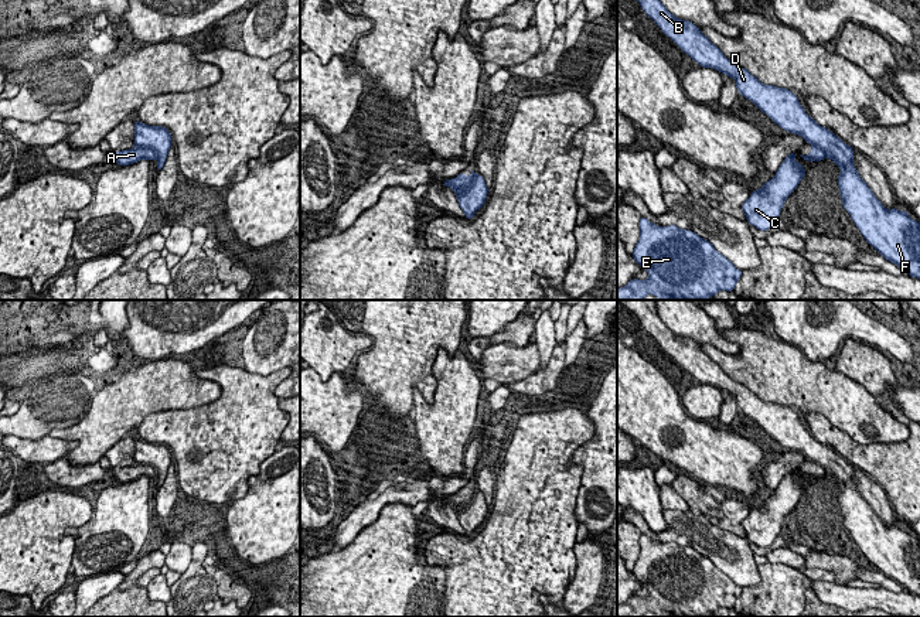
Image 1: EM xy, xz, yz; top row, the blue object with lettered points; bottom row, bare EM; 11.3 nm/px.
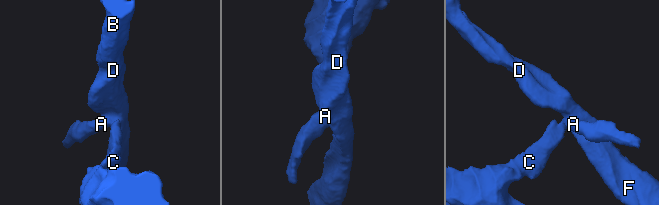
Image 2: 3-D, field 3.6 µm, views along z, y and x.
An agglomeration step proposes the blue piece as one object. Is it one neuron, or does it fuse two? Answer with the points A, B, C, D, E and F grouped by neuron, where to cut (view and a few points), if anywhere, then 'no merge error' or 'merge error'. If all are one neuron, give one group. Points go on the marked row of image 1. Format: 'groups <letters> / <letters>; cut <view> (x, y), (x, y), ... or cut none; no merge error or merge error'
groups A C E / B D F; cut xy (136, 146), (147, 146), (157, 157); merge error

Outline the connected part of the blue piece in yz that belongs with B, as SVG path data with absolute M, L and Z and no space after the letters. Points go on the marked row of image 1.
M637 0L645 14L654 20L661 31L669 37L685 54L703 68L713 68L720 74L736 81L736 88L740 95L752 100L771 122L778 125L788 133L801 136L807 143L812 144L828 153L828 157L841 168L838 175L838 187L842 200L842 207L848 211L852 221L866 239L886 260L904 269L909 276L920 279L920 222L912 219L907 211L896 208L886 209L882 202L875 197L868 184L861 178L855 168L853 149L846 146L827 127L820 126L810 117L804 108L800 105L797 96L786 89L773 85L761 83L747 69L733 64L723 52L709 41L702 31L691 21L677 18L671 14L660 0Z

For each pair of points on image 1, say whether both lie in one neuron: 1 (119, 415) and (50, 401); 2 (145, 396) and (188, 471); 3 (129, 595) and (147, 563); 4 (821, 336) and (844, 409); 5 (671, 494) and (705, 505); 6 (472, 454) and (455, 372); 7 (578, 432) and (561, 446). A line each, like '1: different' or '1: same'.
1: different
2: different
3: same
4: different
5: different
6: different
7: same

